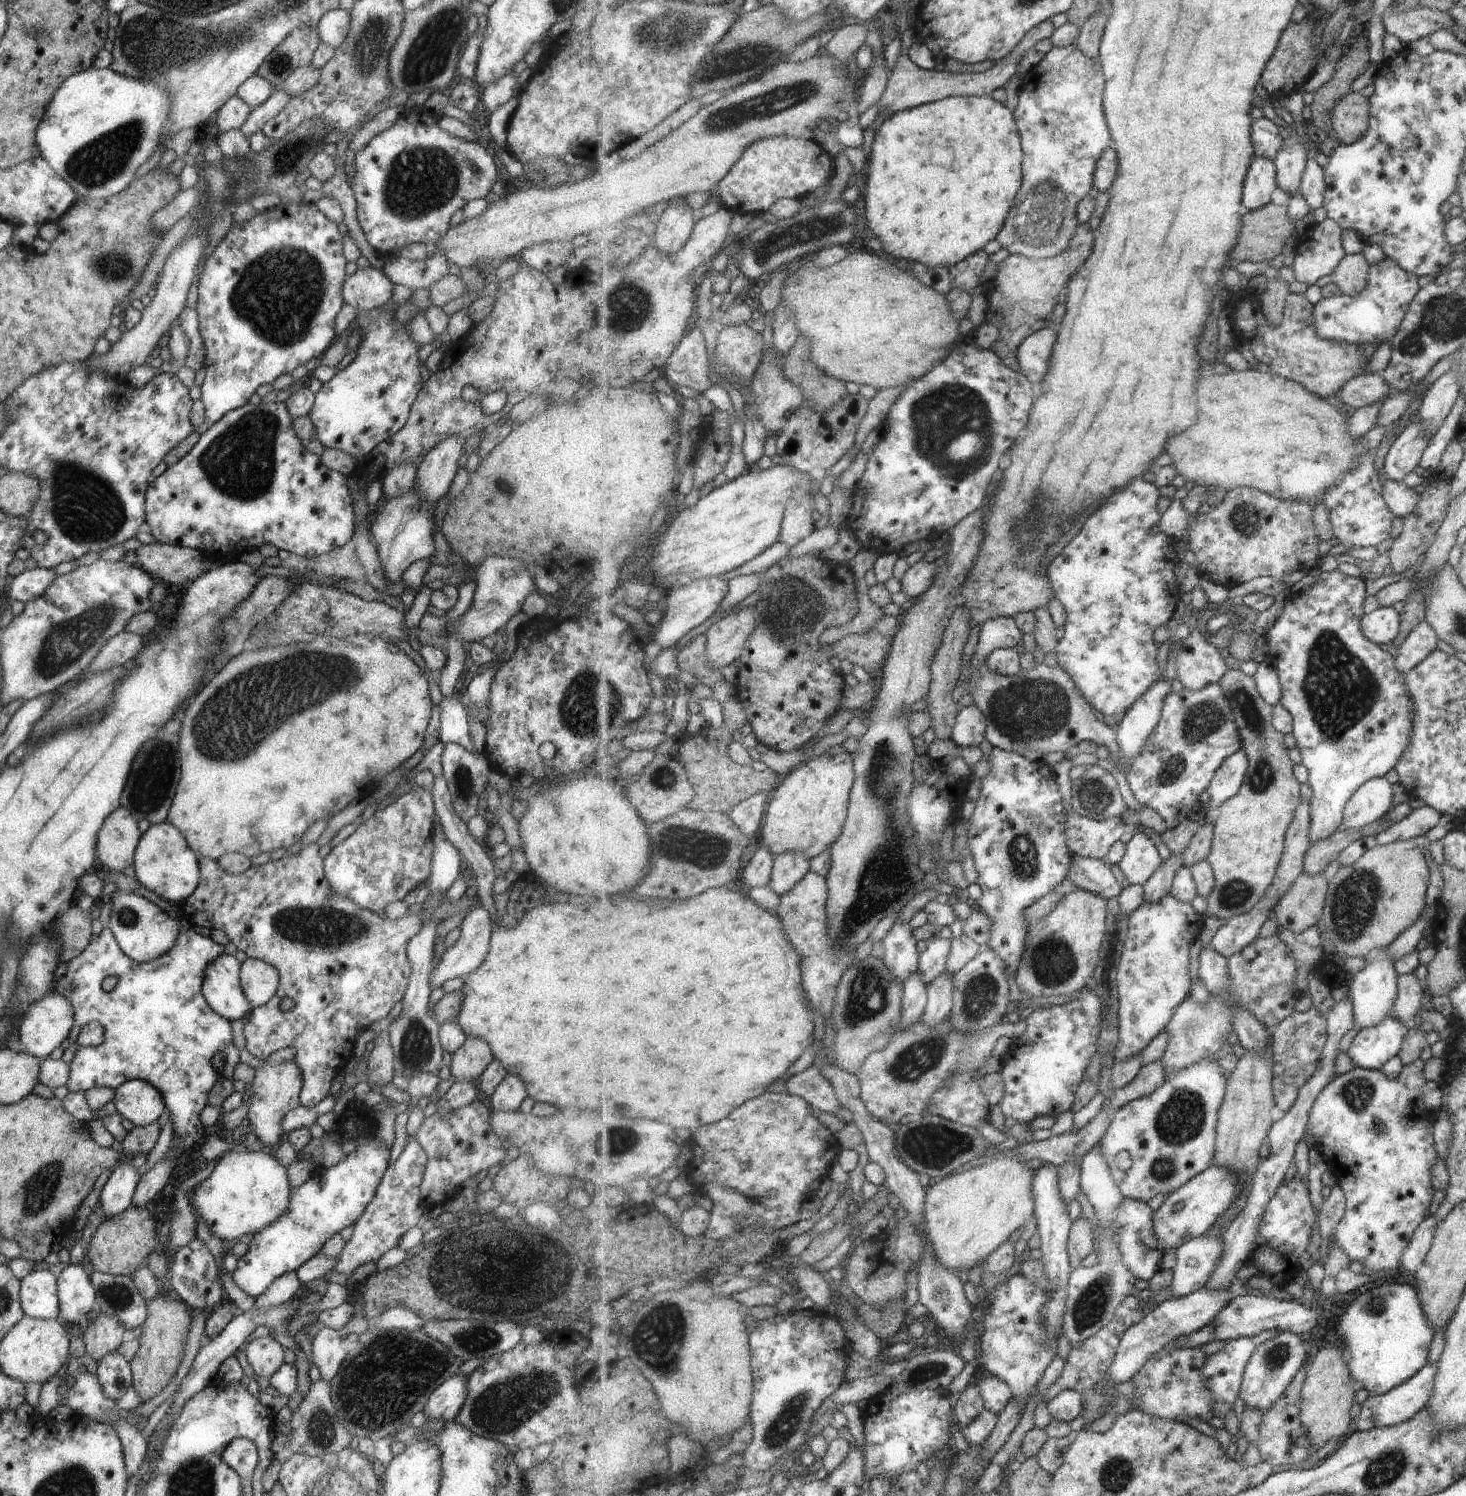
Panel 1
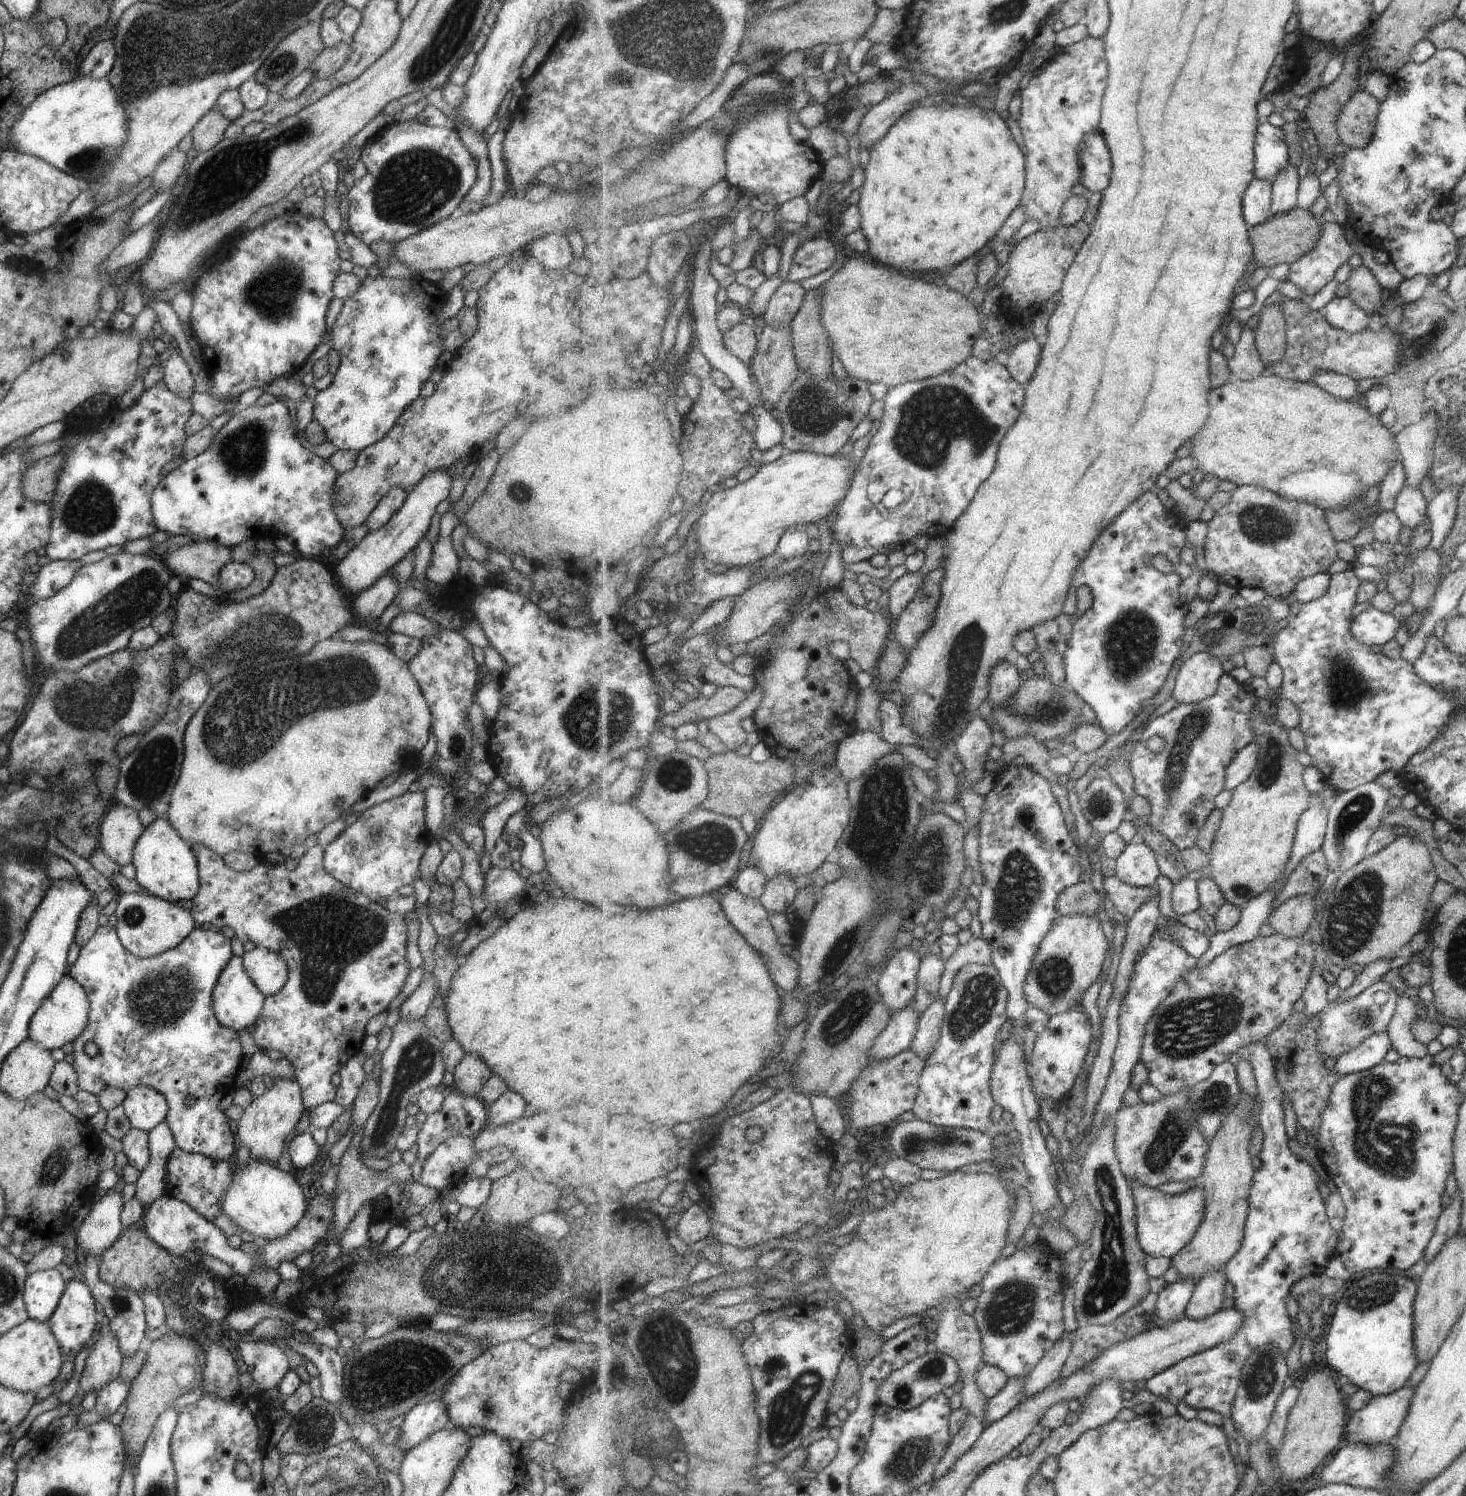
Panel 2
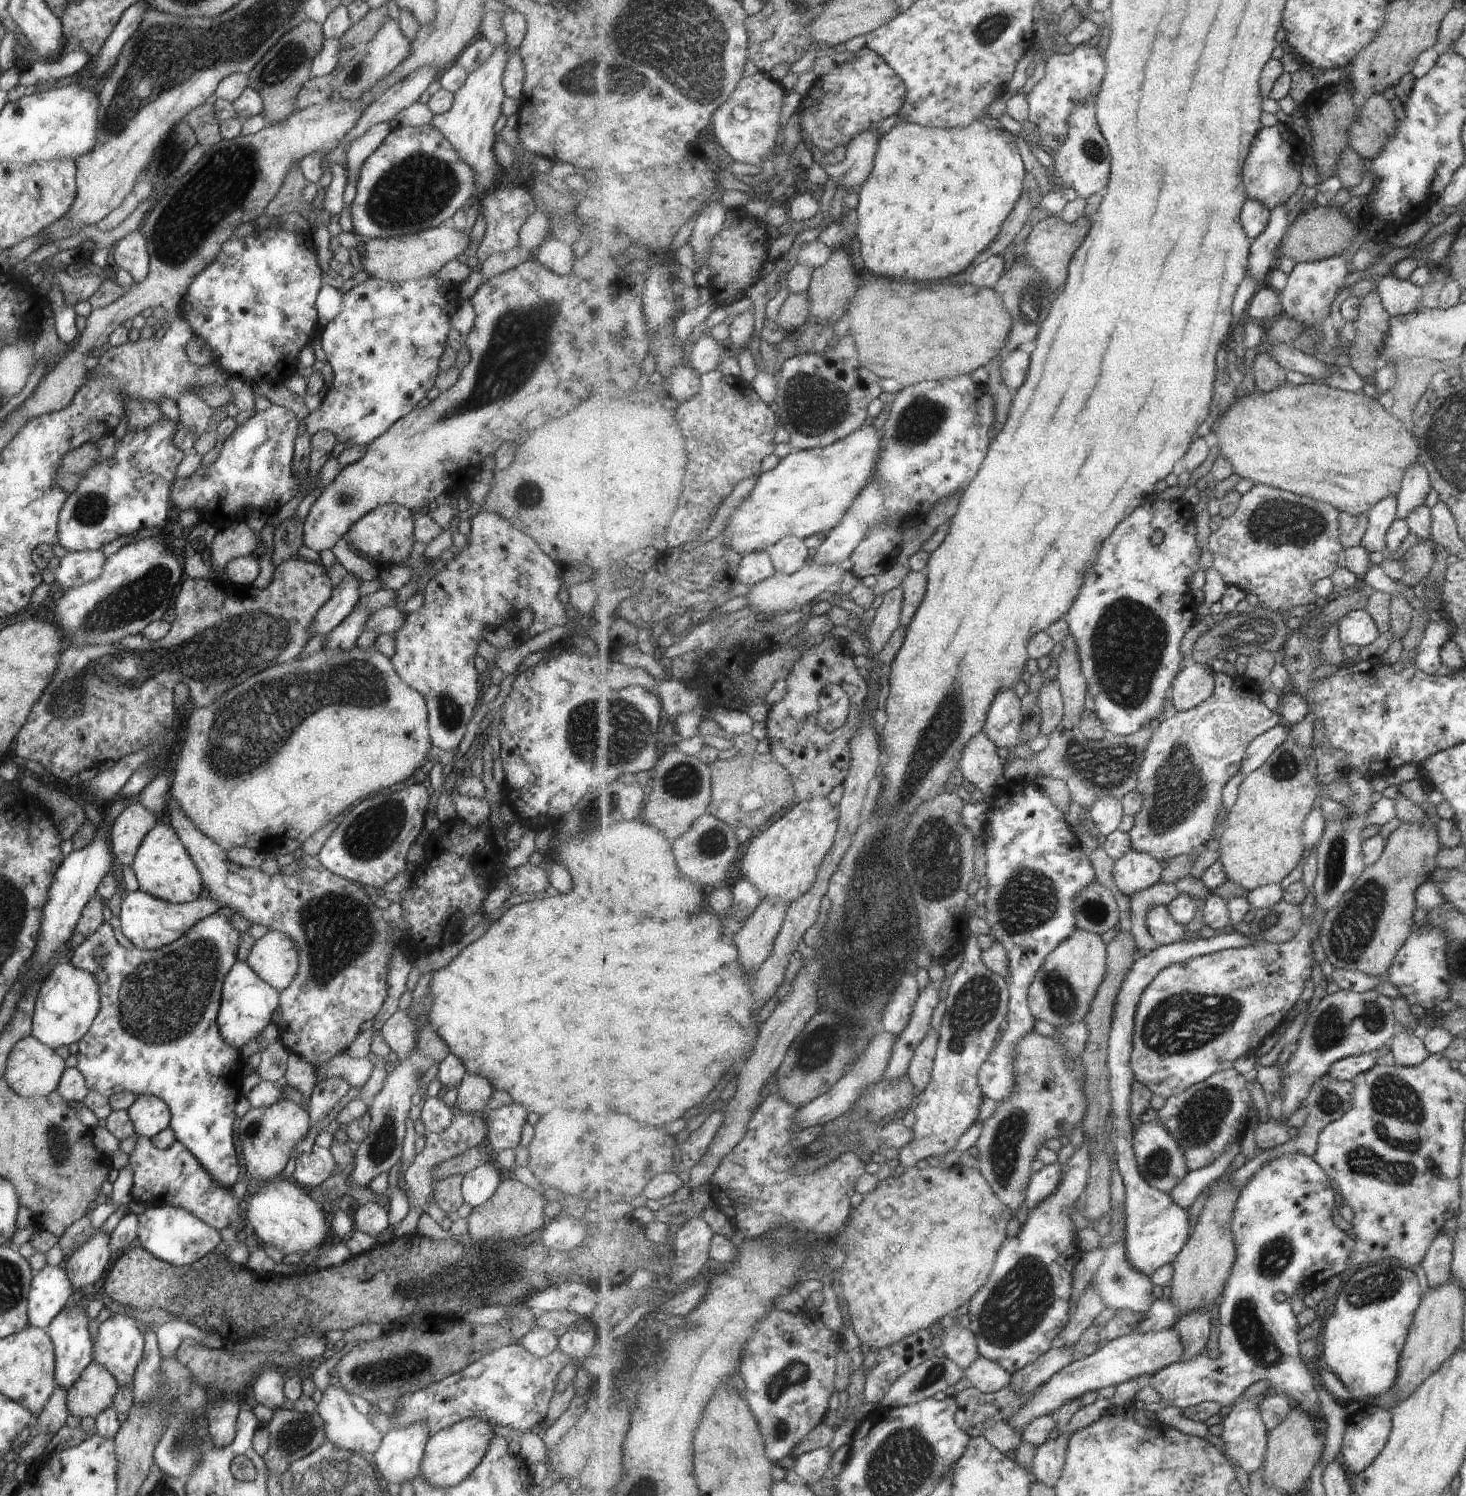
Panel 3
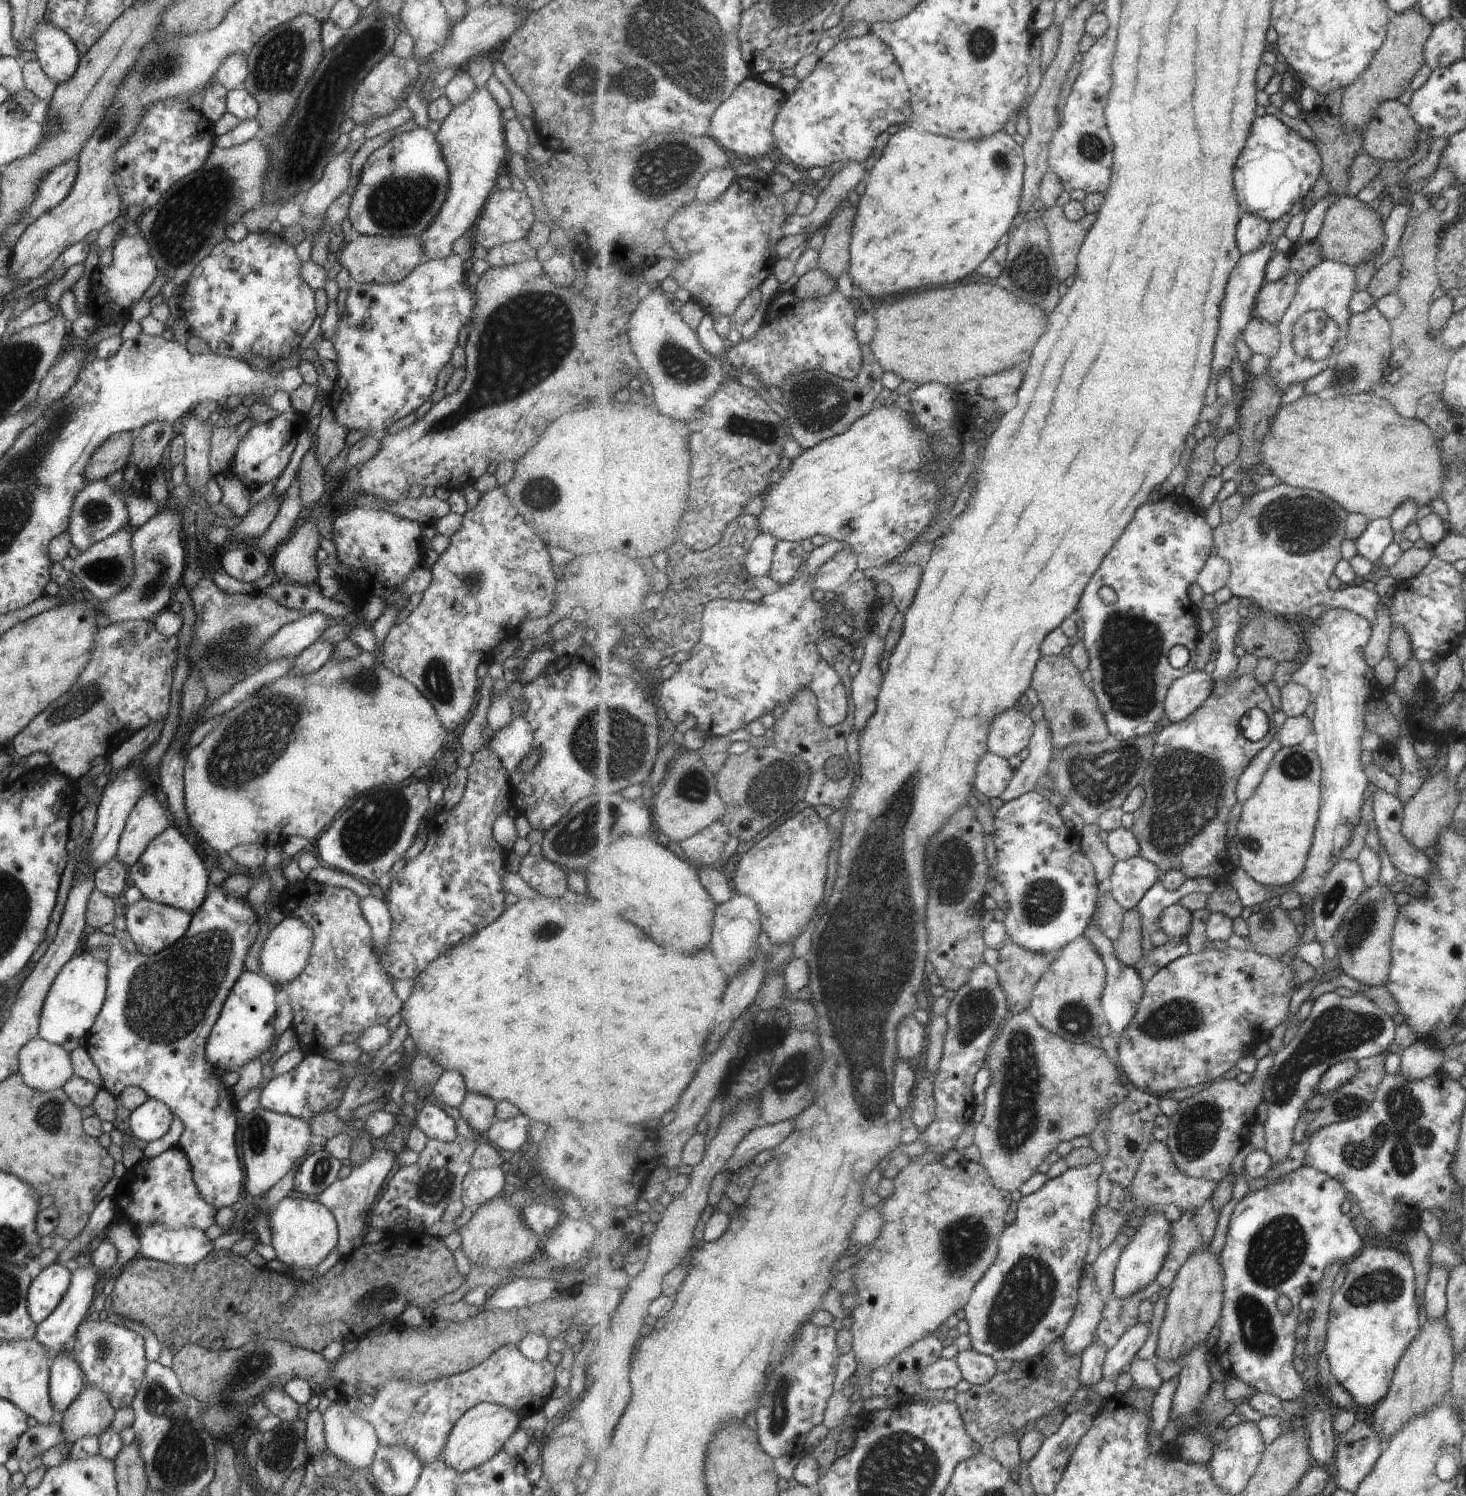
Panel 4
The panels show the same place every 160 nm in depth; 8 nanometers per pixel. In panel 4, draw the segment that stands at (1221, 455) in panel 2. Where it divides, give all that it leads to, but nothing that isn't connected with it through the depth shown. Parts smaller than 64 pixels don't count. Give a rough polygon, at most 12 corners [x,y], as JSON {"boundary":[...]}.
{"boundary":[[1373,393],[1277,410],[1261,464],[1389,518],[1439,497],[1435,436]]}

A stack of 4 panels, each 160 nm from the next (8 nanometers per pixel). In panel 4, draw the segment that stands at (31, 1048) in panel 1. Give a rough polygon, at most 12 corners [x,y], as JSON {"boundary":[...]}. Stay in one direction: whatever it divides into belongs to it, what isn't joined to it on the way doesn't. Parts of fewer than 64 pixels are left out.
{"boundary":[[91,952],[61,966],[34,1038],[86,1035],[106,996],[107,966]]}

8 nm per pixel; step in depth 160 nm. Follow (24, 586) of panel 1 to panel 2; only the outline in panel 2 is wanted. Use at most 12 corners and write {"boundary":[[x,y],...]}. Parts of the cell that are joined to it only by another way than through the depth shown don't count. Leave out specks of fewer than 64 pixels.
{"boundary":[[50,560],[34,569],[37,580],[23,591],[50,597],[71,582],[77,560]]}

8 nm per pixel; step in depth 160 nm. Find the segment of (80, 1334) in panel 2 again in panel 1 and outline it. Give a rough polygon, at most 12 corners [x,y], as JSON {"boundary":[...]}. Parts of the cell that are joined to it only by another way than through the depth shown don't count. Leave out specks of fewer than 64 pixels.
{"boundary":[[69,1264],[56,1276],[62,1325],[82,1326],[96,1308],[90,1270]]}

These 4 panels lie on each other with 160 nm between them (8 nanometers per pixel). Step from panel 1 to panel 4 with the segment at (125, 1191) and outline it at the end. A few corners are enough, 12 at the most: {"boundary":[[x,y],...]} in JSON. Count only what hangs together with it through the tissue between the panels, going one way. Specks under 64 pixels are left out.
{"boundary":[[77,1266],[59,1304],[36,1325],[50,1359],[65,1348],[92,1304],[99,1274]]}

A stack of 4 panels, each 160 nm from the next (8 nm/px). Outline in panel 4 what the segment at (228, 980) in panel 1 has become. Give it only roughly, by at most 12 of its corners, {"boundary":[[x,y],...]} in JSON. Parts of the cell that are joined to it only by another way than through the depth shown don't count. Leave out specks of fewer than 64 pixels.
{"boundary":[[241,970],[205,1044],[221,1073],[272,1049],[278,987]]}

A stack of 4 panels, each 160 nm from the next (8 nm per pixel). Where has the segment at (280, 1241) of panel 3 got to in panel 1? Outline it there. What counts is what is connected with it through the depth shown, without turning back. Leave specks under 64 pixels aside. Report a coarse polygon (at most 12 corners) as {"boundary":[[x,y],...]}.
{"boundary":[[271,1150],[227,1151],[192,1190],[226,1245],[285,1212]]}

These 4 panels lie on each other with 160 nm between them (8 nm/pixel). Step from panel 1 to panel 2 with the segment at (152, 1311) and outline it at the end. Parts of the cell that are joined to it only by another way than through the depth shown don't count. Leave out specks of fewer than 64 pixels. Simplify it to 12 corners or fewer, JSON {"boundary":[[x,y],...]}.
{"boundary":[[171,1328],[150,1344],[120,1424],[136,1467],[157,1417],[202,1384],[196,1343]]}

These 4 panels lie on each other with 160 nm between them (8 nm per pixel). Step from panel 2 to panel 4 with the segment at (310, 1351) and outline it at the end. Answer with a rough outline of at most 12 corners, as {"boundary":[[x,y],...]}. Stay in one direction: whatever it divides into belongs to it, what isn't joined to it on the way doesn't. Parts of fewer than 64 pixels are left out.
{"boundary":[[331,1402],[321,1414],[326,1450],[351,1468],[371,1467],[373,1426]]}

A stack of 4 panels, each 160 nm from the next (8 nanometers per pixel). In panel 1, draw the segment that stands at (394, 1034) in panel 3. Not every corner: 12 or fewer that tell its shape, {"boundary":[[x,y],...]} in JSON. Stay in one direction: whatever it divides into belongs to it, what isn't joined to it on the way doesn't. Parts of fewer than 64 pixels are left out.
{"boundary":[[471,909],[430,972],[430,990],[466,976],[488,949],[493,909]]}

